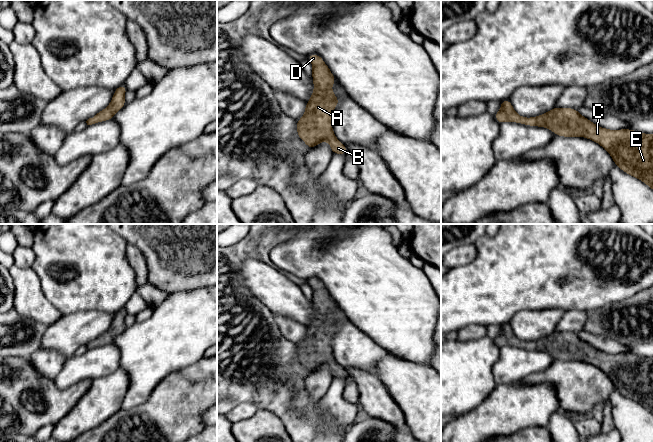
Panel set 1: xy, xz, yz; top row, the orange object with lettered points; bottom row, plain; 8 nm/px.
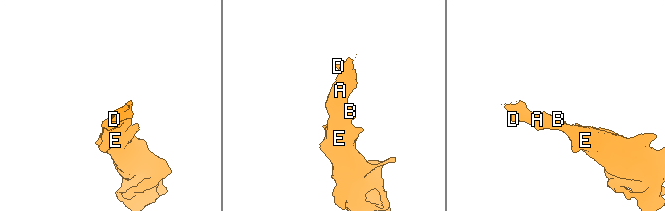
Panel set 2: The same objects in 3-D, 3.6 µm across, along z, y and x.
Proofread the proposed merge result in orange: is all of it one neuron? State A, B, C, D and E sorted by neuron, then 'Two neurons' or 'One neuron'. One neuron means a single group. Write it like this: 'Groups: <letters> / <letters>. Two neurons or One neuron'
Groups: A B C D E. One neuron

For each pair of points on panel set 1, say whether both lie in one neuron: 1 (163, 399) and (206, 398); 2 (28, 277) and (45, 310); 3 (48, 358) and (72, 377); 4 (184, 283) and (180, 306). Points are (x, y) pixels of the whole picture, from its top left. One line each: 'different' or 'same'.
1: same
2: same
3: different
4: different

